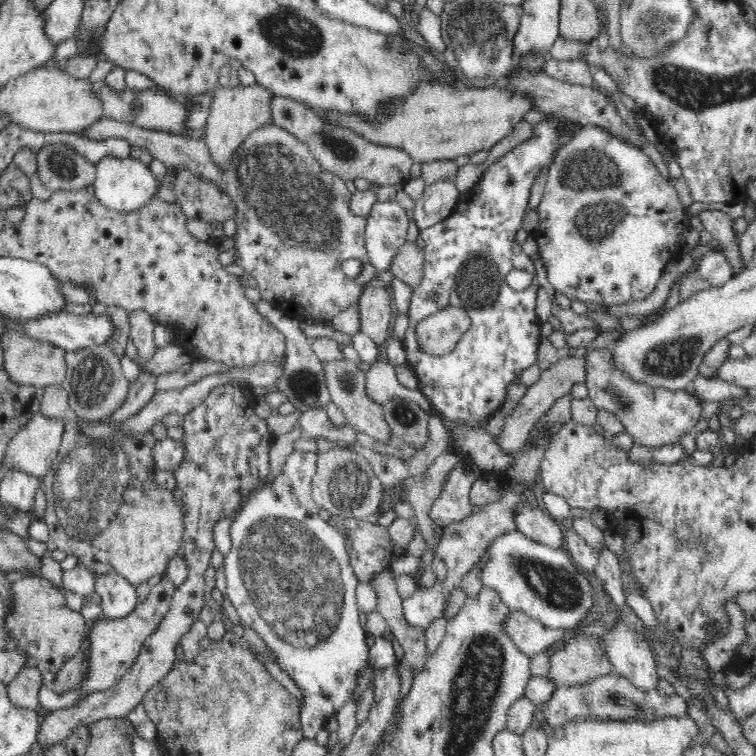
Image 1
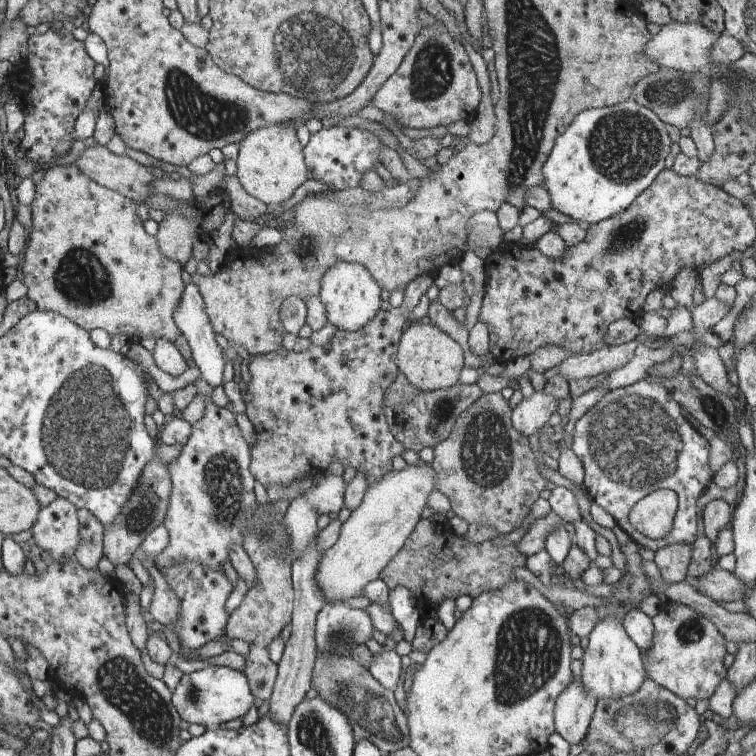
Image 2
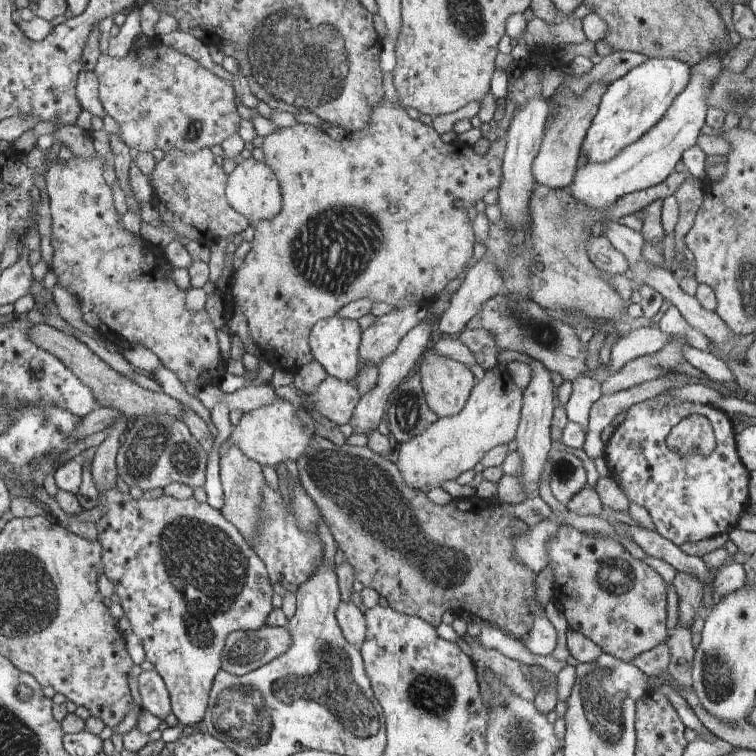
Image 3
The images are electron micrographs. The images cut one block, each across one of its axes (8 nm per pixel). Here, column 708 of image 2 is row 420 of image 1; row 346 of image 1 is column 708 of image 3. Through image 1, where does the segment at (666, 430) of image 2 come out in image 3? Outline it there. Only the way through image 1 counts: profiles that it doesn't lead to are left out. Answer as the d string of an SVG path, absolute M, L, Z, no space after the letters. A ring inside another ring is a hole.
M646 400L641 403L631 406L626 411L626 417L624 421L615 427L614 432L611 434L610 440L606 443L604 459L607 462L607 468L609 469L609 474L614 478L614 480L619 481L619 487L622 489L622 492L627 496L627 499L630 503L636 503L638 506L646 509L649 512L650 520L652 524L655 525L655 529L664 537L673 542L676 546L684 544L684 542L700 542L701 540L712 538L716 535L721 535L722 533L728 533L730 530L733 530L738 525L740 518L746 511L746 508L749 506L749 470L744 466L744 463L741 461L739 454L736 450L736 441L735 441L735 426L732 418L724 412L722 409L713 407L712 405L703 405L702 403L691 403L688 401L674 401L670 404L658 404L656 400ZM697 414L702 415L708 418L713 426L715 432L715 441L716 446L714 450L708 455L698 455L698 454L682 454L682 452L677 453L671 448L668 448L666 437L668 436L669 430L676 426L683 418L687 416Z

